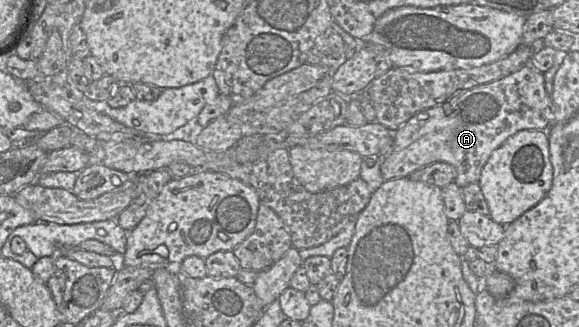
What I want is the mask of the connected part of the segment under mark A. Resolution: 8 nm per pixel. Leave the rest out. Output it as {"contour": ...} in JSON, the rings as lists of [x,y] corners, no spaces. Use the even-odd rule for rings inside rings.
{"contour":[[[528,64],[514,73],[474,87],[442,105],[423,110],[411,117],[394,132],[393,152],[381,163],[381,176],[384,181],[405,178],[433,163],[445,162],[454,167],[453,182],[462,189],[479,181],[481,170],[492,152],[509,137],[522,130],[547,131],[551,124],[551,99],[545,90],[544,75]]]}

